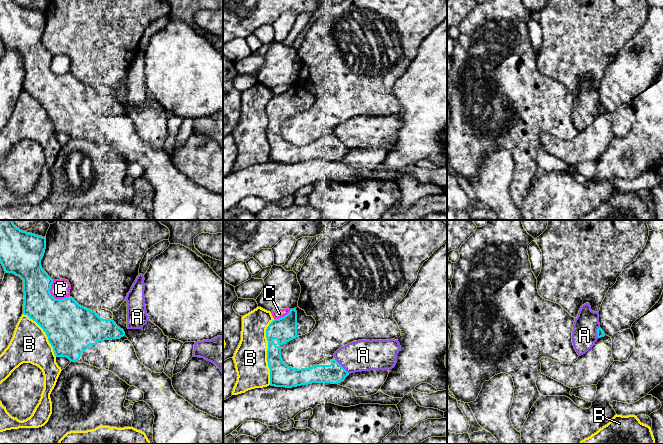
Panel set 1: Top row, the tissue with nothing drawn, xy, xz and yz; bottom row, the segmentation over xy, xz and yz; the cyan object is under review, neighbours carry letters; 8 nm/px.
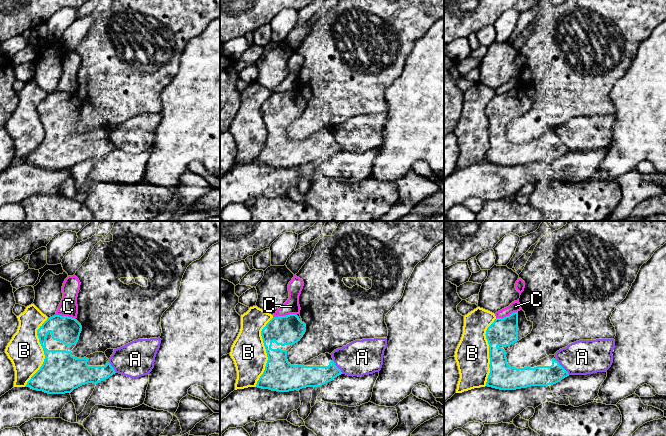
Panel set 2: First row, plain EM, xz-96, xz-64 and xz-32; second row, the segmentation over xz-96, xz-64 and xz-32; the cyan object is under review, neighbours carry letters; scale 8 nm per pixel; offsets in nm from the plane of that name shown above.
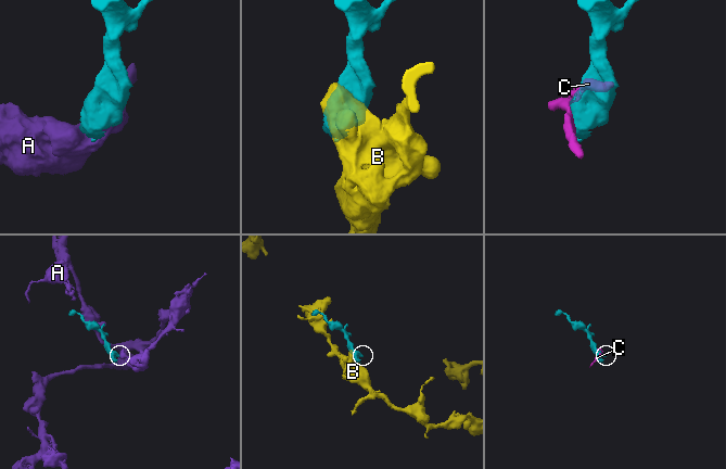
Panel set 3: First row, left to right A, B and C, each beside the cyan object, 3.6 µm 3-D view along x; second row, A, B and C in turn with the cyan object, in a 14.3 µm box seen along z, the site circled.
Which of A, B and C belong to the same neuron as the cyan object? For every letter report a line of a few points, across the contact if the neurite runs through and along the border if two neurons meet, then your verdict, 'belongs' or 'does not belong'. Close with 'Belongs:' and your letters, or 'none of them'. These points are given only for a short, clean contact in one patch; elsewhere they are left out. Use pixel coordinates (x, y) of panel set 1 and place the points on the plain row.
A: does not belong
B: does not belong
C: does not belong
Belongs: none of them

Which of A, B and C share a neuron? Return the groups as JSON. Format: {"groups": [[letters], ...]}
{"groups": [["A"], ["B"], ["C"]]}

